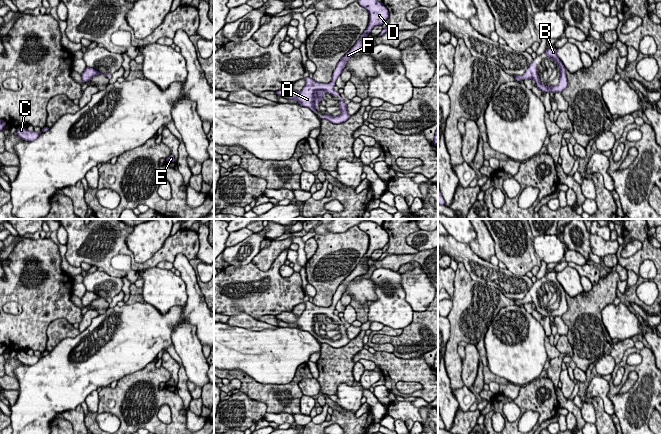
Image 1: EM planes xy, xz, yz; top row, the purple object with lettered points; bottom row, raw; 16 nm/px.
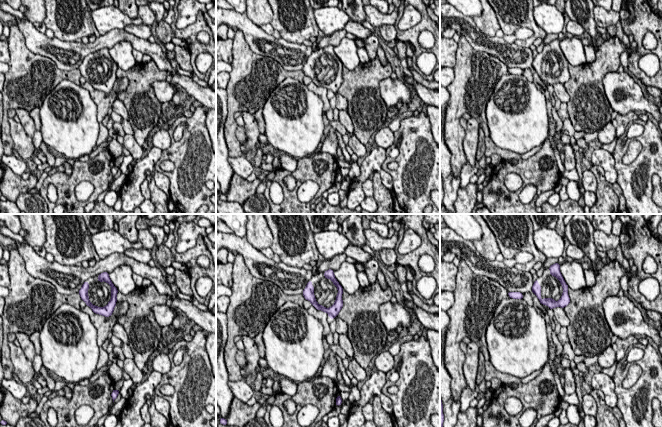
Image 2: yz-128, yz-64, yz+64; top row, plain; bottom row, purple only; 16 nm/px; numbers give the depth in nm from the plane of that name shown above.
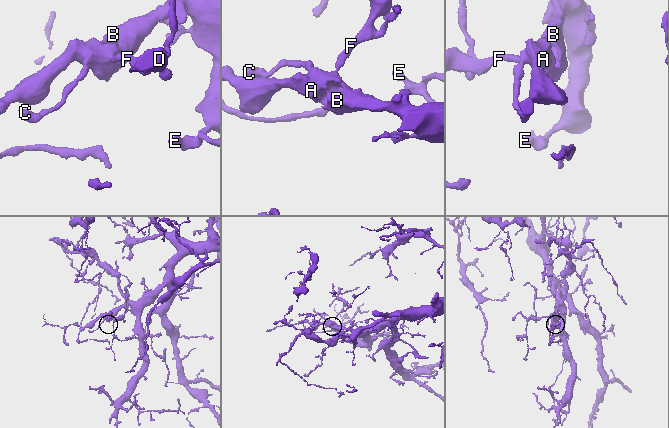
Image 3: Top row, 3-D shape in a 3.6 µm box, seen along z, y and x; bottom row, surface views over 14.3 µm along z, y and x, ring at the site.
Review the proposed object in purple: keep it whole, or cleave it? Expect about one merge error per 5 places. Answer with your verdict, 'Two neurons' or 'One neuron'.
One neuron

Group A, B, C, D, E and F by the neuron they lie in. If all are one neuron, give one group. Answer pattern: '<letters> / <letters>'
A B C D E F

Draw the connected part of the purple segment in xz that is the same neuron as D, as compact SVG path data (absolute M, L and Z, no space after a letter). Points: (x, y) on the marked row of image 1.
M358 0L358 3L369 12L368 27L351 50L347 52L346 55L338 62L332 74L333 81L330 83L320 83L316 82L310 77L306 77L306 84L300 92L296 92L292 87L283 88L275 92L278 96L287 99L295 99L301 106L308 107L314 113L316 109L318 110L316 105L321 103L325 92L331 94L332 96L339 96L340 99L338 102L341 114L336 117L330 116L329 114L319 116L320 119L328 120L333 124L343 123L351 117L351 115L349 115L347 112L347 104L344 102L339 92L334 90L335 81L341 76L347 60L356 53L364 51L369 47L368 41L365 38L371 32L371 30L376 25L383 25L384 22L389 18L389 12L382 2L377 0Z

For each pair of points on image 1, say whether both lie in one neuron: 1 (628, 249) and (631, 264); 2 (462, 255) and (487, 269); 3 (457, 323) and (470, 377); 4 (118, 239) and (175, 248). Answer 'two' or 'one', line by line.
1: two
2: one
3: two
4: one

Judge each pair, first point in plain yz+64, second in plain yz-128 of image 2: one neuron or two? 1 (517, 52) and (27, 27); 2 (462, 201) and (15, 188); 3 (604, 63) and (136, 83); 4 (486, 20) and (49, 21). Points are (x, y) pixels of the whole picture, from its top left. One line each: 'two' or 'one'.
1: one
2: one
3: one
4: two

